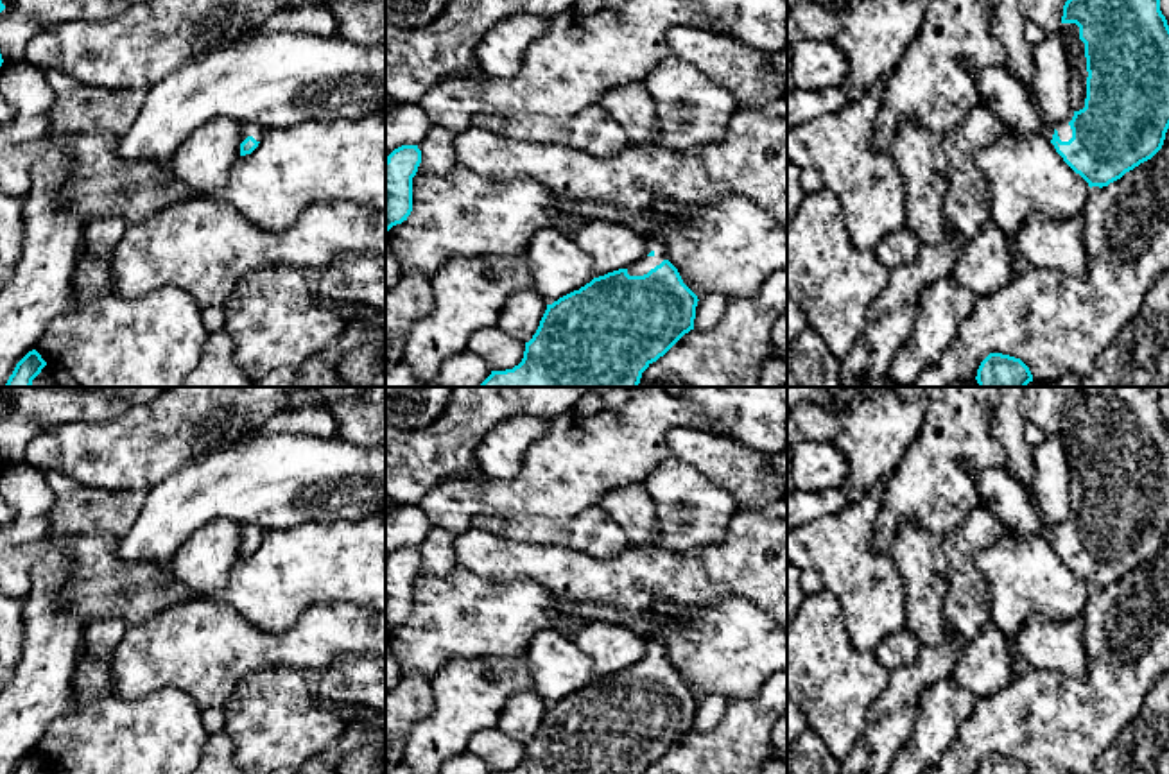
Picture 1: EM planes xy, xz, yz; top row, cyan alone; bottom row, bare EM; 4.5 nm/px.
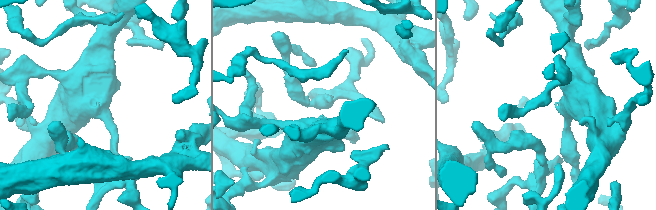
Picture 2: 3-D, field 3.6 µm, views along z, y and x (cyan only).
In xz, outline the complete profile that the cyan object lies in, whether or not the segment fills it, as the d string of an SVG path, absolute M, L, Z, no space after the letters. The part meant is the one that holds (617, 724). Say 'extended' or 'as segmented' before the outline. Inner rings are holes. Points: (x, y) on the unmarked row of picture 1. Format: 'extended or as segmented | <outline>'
extended | M658 625L651 627L644 659L547 706L536 735L525 744L522 763L491 774L644 774L694 731L699 701L667 661Z

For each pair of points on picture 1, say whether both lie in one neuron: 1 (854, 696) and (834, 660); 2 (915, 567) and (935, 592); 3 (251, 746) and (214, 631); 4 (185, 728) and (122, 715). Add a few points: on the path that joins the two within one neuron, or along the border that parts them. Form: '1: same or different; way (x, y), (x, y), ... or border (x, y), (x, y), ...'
1: same; way (845, 687), (834, 676), (834, 669)
2: same; way (920, 572), (929, 586)
3: different; border (269, 667), (248, 672), (223, 706)
4: same; way (169, 728), (158, 728), (151, 721), (138, 721)

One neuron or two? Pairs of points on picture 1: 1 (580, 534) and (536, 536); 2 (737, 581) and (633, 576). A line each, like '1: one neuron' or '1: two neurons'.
1: one neuron
2: one neuron

